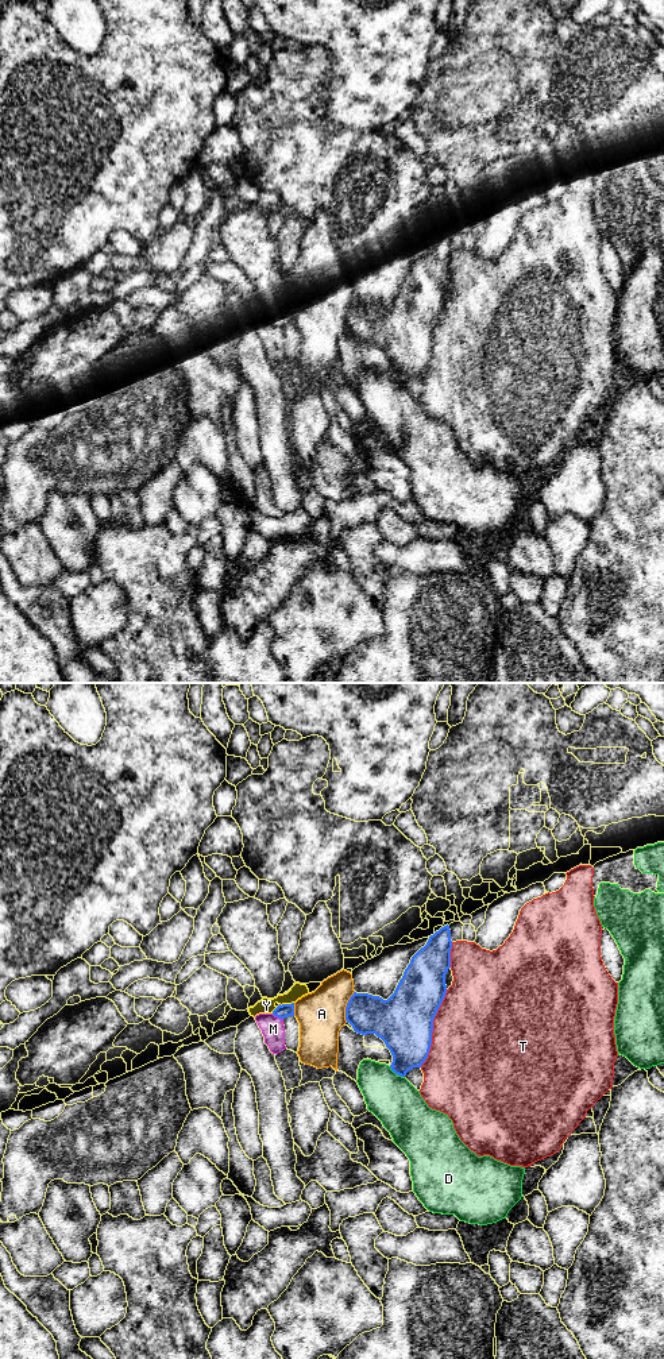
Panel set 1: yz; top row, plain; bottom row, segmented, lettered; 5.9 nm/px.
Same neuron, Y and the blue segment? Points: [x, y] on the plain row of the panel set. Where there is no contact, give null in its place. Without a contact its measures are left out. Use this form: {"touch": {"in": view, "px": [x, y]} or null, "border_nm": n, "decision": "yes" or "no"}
{"touch": {"in": "yz", "px": [286, 313]}, "border_nm": 90, "decision": "no"}

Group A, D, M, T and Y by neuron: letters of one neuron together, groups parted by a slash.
A / D Y / M / T

